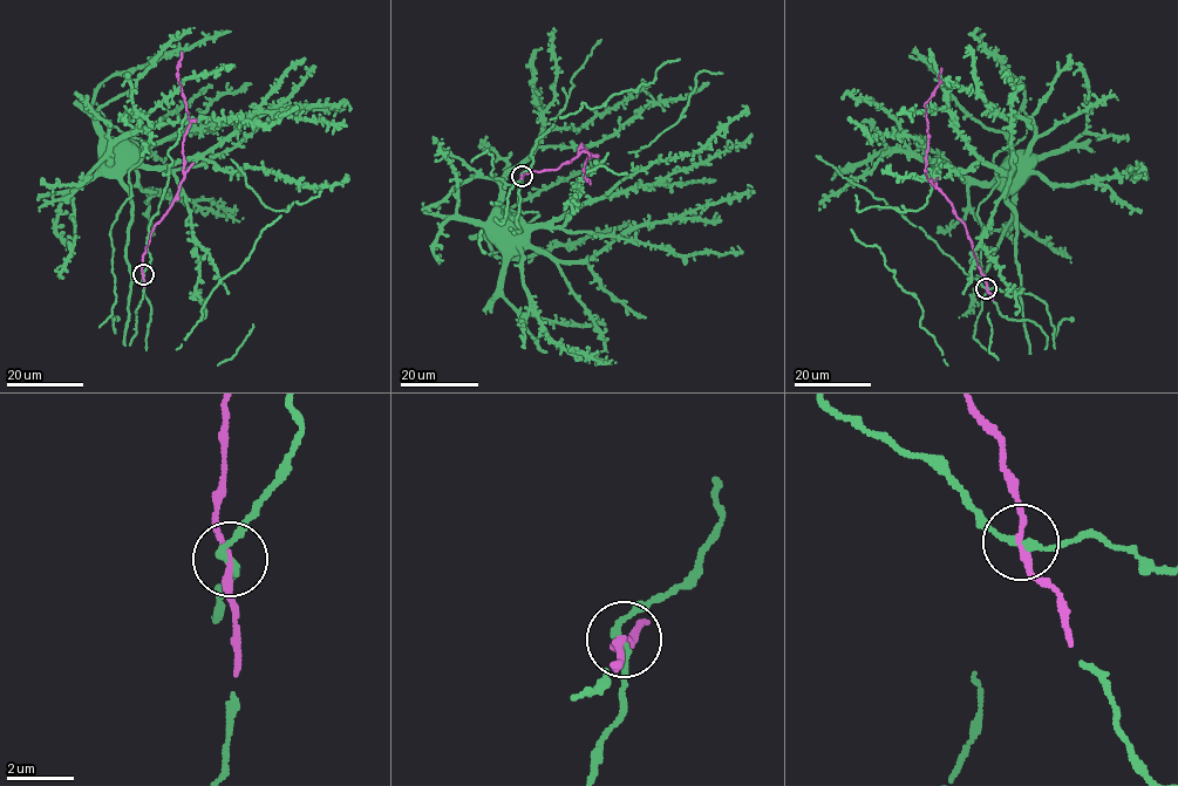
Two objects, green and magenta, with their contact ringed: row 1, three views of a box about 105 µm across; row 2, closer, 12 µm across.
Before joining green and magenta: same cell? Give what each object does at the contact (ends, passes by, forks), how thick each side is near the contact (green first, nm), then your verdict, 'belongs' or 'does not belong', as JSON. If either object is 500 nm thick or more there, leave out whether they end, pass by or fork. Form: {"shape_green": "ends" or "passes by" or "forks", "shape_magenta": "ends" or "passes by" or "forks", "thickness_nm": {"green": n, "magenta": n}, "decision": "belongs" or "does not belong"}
{"shape_green": "passes by", "shape_magenta": "passes by", "thickness_nm": {"green": 200, "magenta": 170}, "decision": "belongs"}

